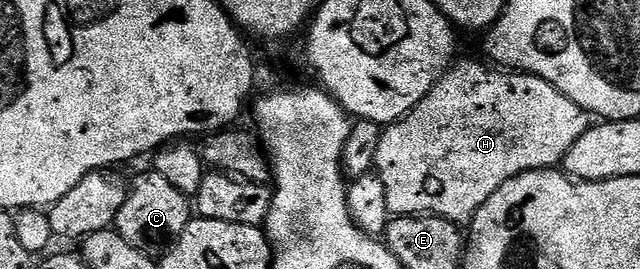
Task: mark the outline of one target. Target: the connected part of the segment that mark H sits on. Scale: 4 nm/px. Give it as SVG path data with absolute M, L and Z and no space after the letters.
M464 60L461 64L459 62L453 63L428 91L426 98L422 98L422 102L418 102L418 106L414 106L414 110L410 110L402 119L396 121L395 124L387 125L381 131L375 171L380 177L382 186L386 186L388 211L393 217L427 214L445 216L446 219L454 221L455 224L467 225L472 219L472 213L477 212L488 201L490 194L497 192L506 182L510 182L510 178L539 168L556 168L563 161L565 154L570 150L570 146L574 146L574 142L578 142L578 138L582 138L582 134L586 134L586 130L590 127L589 113L579 108L574 102L570 102L570 98L566 98L550 82L537 76L529 76L526 72L501 70L499 67L484 64L479 64L476 60Z

